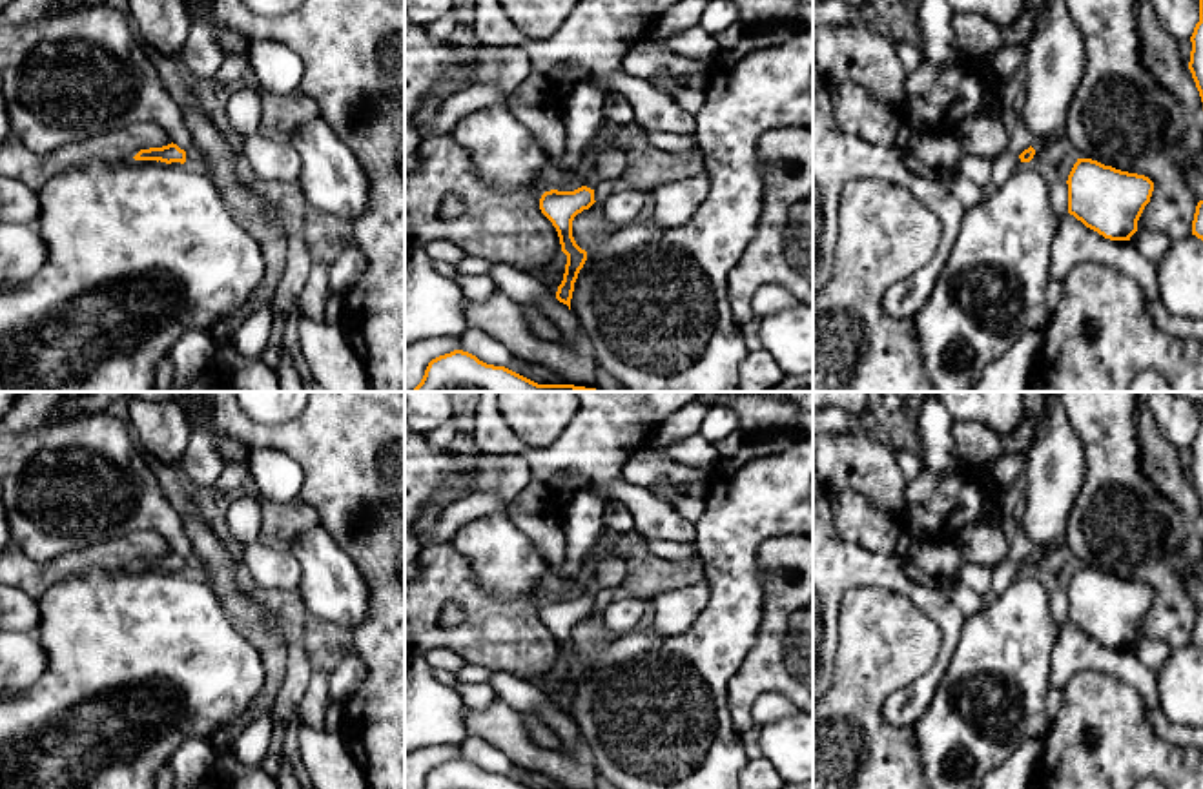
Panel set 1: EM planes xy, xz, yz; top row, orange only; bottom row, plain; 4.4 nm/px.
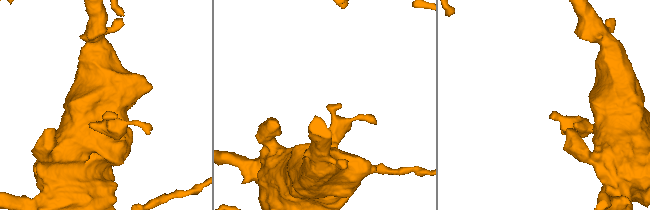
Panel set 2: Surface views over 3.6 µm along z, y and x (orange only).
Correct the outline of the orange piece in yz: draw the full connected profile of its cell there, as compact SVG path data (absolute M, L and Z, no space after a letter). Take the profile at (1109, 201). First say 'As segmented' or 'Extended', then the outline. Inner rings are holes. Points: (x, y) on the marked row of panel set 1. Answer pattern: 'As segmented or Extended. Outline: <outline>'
As segmented. Outline: M1077 159L1068 175L1068 213L1110 241L1130 241L1154 182L1137 173Z

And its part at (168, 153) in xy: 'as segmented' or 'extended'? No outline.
as segmented

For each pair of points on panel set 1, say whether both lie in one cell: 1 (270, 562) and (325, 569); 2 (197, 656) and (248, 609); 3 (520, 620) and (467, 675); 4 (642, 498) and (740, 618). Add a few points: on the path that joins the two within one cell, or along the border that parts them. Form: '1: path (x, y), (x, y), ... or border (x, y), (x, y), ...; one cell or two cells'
1: border (287, 549), (299, 567), (298, 589); two cells
2: border (210, 587), (219, 609), (234, 624); two cells
3: border (467, 662), (493, 671); two cells
4: border (697, 523), (697, 536), (693, 540); two cells

